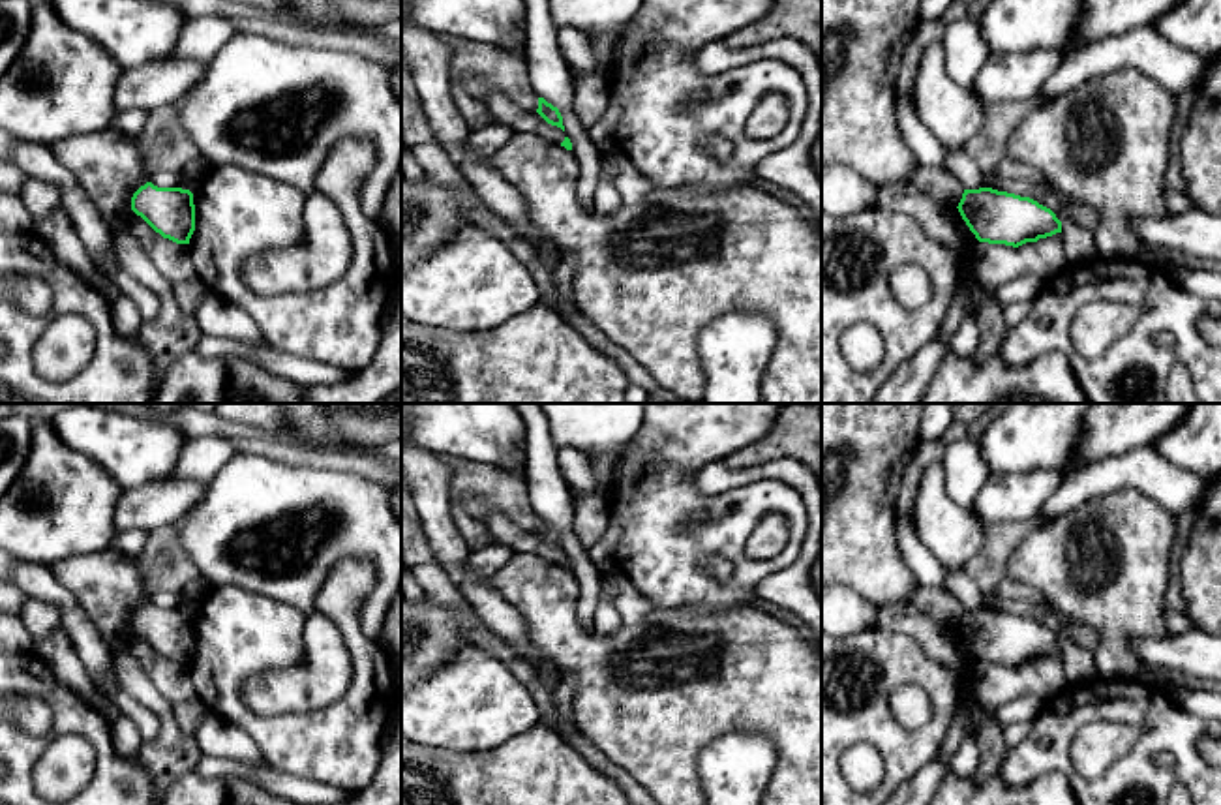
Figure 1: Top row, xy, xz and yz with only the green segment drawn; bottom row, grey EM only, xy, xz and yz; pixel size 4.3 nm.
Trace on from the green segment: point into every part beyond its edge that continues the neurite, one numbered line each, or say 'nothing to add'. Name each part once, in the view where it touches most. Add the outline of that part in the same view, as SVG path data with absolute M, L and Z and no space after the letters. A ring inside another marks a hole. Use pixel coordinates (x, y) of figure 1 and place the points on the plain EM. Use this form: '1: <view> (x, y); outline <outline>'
nothing to add

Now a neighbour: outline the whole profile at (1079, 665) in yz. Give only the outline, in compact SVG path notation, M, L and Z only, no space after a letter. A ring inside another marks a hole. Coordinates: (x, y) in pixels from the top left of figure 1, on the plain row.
M1071 640L1062 644L1065 685L1078 685L1097 676L1095 655Z

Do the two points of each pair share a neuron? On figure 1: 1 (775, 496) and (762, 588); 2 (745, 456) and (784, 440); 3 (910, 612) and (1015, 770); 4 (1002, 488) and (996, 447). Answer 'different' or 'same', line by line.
1: different
2: same
3: different
4: different

